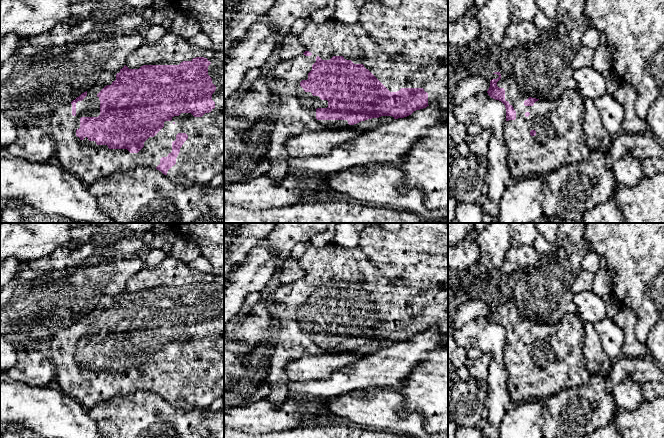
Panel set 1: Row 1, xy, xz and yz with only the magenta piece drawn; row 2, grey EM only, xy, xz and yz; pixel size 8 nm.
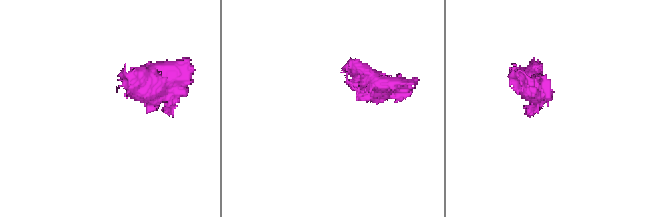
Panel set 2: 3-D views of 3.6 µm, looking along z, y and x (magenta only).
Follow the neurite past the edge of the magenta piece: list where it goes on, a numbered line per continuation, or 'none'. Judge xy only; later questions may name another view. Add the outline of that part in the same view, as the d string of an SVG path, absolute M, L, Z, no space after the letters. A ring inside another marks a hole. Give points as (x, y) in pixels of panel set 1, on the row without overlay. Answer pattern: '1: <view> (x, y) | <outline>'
1: xy (201, 381) | M167 255L157 266L145 265L132 275L128 279L125 289L129 293L139 293L143 289L179 289L183 285L192 285L196 281L204 281L211 286L208 290L208 299L216 310L216 314L212 318L215 332L211 336L205 337L202 341L194 341L191 337L181 337L179 340L172 341L171 345L164 346L164 351L154 361L149 361L144 366L144 371L138 377L130 377L127 373L109 373L107 369L97 369L95 365L89 365L87 361L81 364L76 360L76 354L80 352L80 342L100 339L100 324L97 318L116 304L116 298L120 296L120 293L103 296L96 308L87 314L87 320L76 327L75 340L72 339L72 328L68 327L58 331L48 343L48 355L56 369L55 382L58 388L90 410L102 401L109 401L115 397L126 397L139 390L156 393L160 388L160 383L167 381L172 376L172 366L176 364L176 359L186 357L188 363L180 372L176 388L168 394L166 400L175 408L194 409L208 408L216 398L223 397L224 276L215 276L194 270L183 261Z

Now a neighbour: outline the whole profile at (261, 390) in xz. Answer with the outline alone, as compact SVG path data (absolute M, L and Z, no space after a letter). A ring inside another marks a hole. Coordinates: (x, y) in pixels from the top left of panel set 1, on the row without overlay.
M264 377L255 384L249 392L246 393L244 400L239 405L253 404L259 400L266 399L270 392L270 386Z

